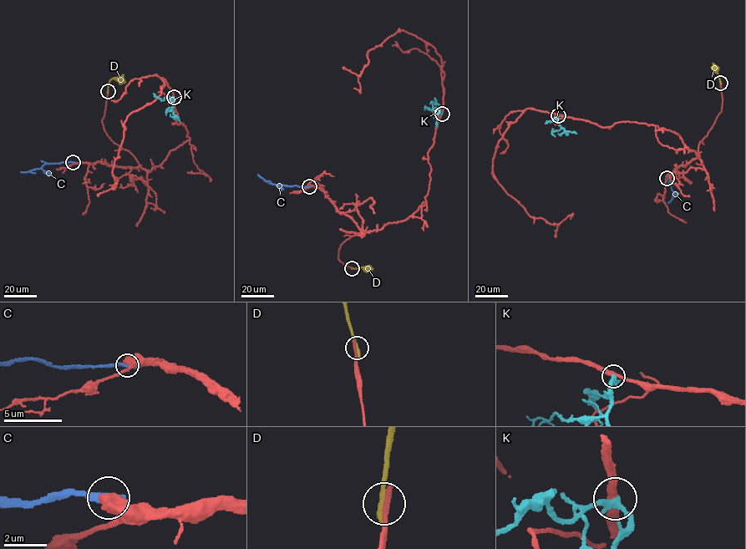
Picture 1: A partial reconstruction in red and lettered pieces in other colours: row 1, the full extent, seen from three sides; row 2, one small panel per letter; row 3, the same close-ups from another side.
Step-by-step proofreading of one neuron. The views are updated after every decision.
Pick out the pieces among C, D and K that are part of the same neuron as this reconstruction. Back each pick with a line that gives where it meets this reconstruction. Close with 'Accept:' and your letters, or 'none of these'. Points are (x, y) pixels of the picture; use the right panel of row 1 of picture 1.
Accept: none of these

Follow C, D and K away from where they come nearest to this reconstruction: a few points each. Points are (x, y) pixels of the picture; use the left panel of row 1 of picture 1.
C: (73, 162), (46, 164), (40, 168), (20, 172)
D: (108, 92), (111, 79), (121, 80), (119, 83)
K: (174, 97), (171, 108), (178, 117), (170, 114)

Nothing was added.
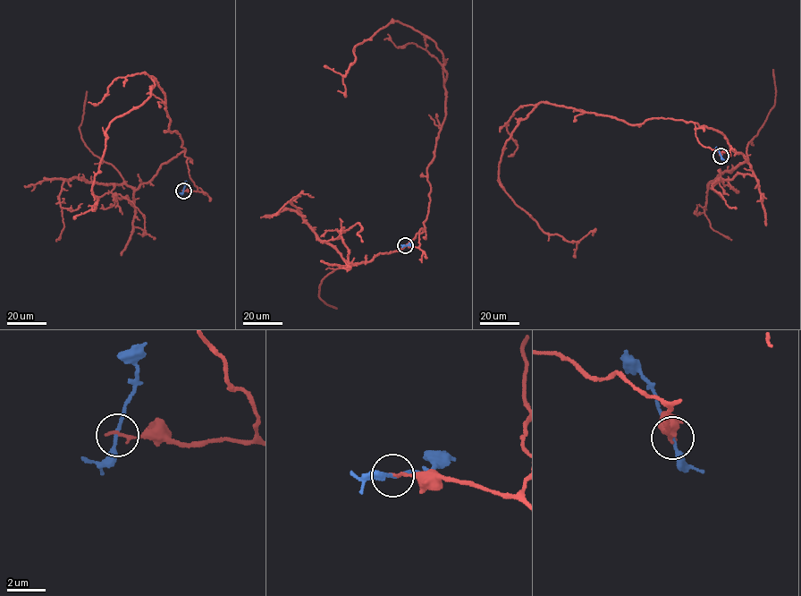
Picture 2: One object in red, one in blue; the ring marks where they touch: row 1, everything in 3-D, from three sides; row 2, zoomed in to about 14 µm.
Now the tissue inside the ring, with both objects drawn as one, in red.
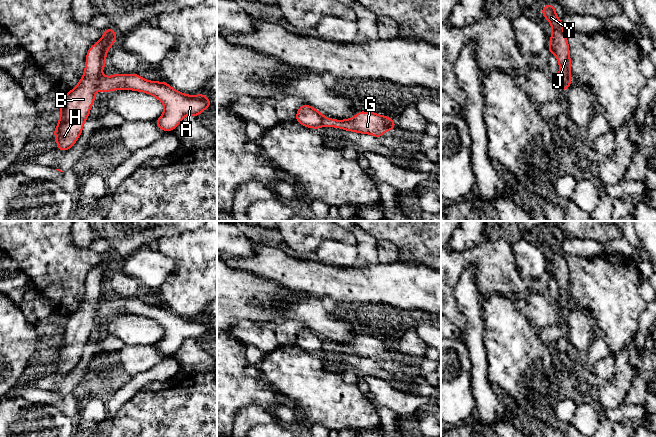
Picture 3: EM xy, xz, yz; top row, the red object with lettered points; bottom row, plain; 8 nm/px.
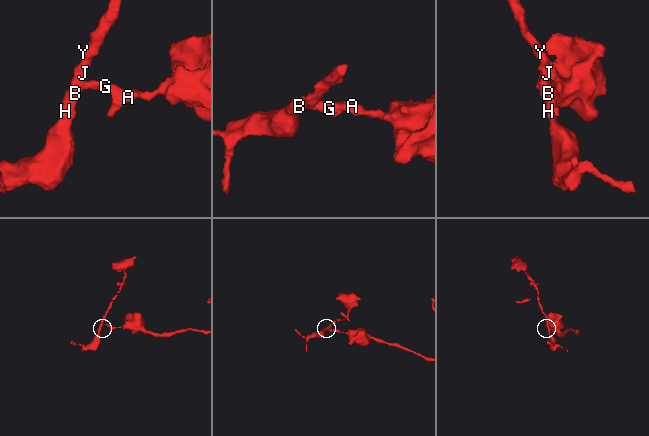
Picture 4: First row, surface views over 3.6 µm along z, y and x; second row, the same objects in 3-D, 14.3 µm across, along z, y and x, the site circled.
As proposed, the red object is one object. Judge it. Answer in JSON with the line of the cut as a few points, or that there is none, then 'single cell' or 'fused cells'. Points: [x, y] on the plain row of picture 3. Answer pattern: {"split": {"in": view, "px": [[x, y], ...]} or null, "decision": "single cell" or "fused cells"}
{"split": {"in": "xy", "px": [[103, 301], [98, 312]]}, "decision": "fused cells"}

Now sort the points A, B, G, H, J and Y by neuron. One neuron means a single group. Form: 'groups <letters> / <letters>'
groups A G / B H J Y

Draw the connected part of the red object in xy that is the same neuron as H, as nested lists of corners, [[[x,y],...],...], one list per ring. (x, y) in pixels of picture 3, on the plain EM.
[[[113,251],[103,255],[103,261],[87,275],[82,302],[59,327],[61,338],[58,349],[53,354],[57,373],[67,375],[75,369],[81,359],[103,302],[102,294],[106,289],[106,278],[115,264],[116,257]]]

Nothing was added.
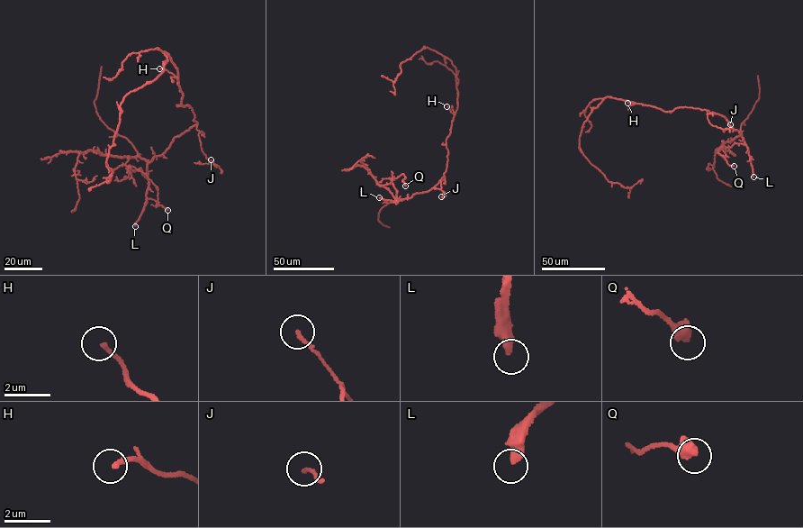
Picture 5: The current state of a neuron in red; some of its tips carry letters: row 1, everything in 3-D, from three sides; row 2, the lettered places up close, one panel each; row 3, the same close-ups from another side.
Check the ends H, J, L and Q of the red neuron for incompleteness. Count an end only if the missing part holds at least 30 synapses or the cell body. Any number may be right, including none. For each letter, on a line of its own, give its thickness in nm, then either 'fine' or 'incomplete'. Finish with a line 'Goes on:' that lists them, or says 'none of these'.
H: calibre 200 nm; fine
J: calibre 140 nm; fine
L: calibre 400 nm; incomplete
Q: calibre 550 nm; fine
Goes on: L

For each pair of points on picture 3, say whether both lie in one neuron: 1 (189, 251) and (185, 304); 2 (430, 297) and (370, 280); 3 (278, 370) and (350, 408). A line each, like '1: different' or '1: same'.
1: same
2: same
3: same

